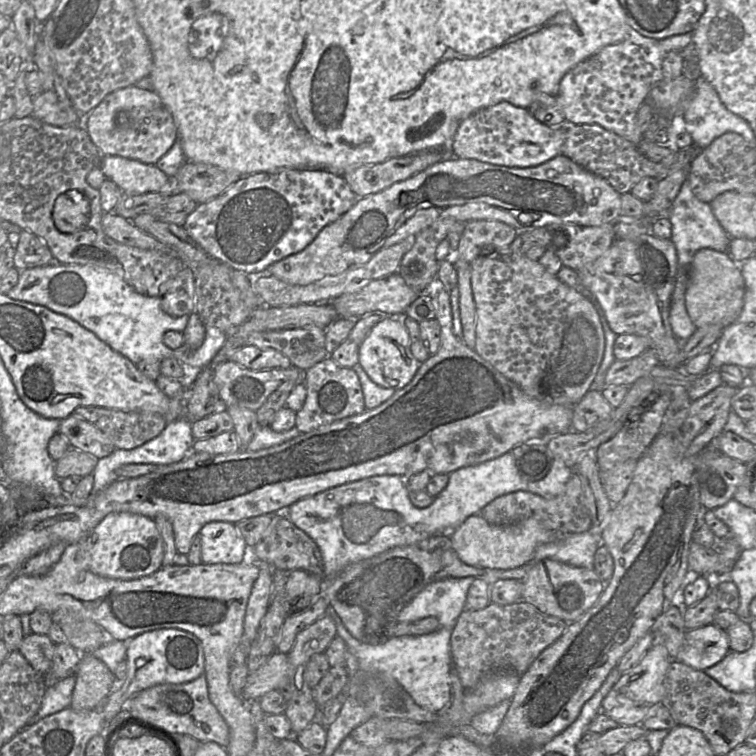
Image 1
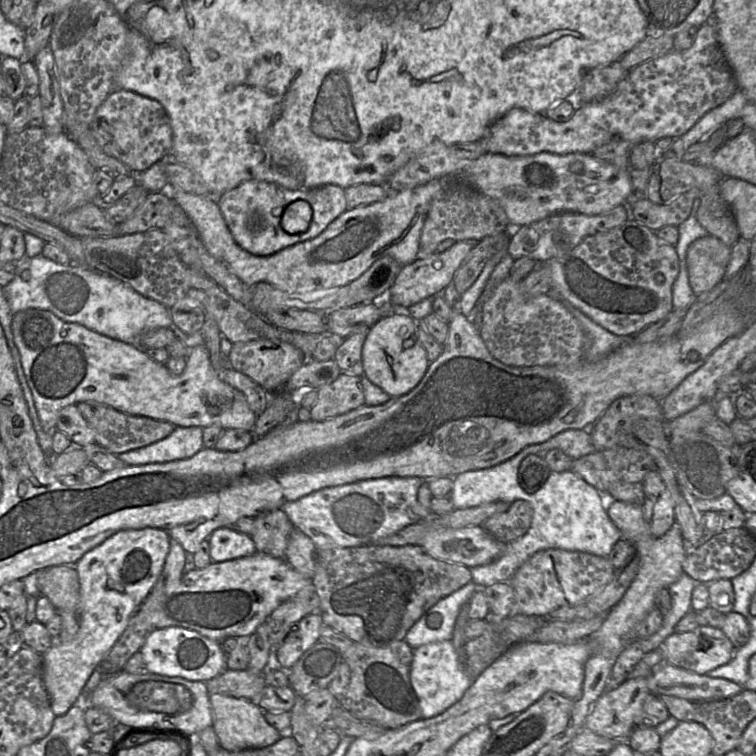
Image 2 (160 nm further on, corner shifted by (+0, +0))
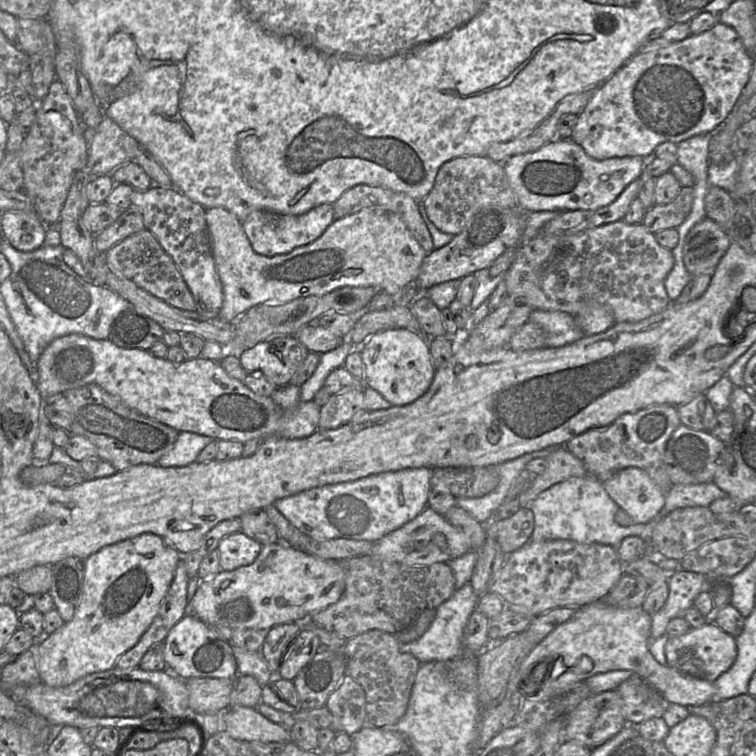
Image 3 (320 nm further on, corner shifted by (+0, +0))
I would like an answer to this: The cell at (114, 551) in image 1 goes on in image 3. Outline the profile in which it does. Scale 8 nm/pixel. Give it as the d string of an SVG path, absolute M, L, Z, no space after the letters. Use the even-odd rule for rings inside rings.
M152 533L108 545L90 555L85 560L83 593L74 617L54 633L37 640L37 669L41 682L49 687L65 687L86 675L113 668L119 656L139 641L157 615L182 556Z

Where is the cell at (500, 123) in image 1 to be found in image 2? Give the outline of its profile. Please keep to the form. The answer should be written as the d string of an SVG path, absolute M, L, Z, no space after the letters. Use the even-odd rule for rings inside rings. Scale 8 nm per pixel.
M708 21L699 28L689 49L672 49L632 68L612 93L600 100L577 105L569 120L557 122L544 113L513 108L492 123L479 142L486 152L530 156L541 152L592 154L613 138L626 140L632 145L655 143L663 137L676 139L737 90L736 79L720 46L715 24Z

